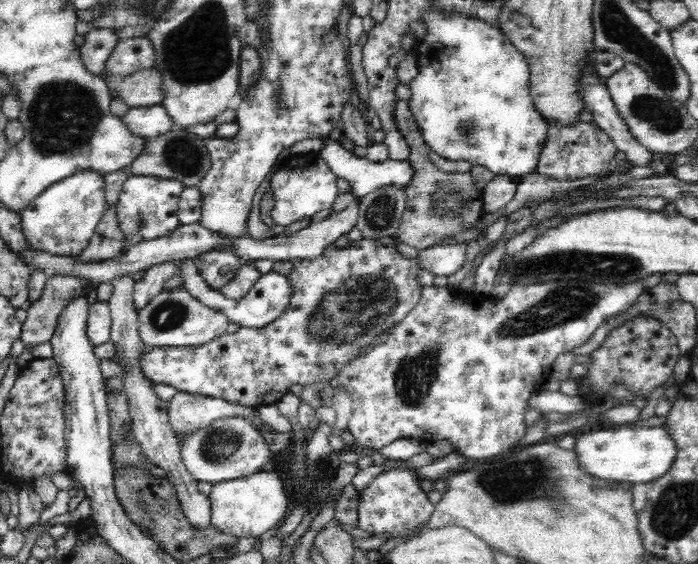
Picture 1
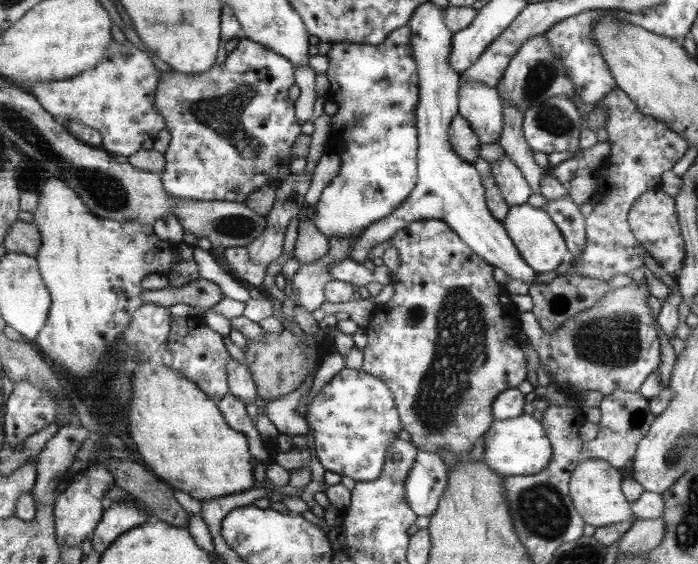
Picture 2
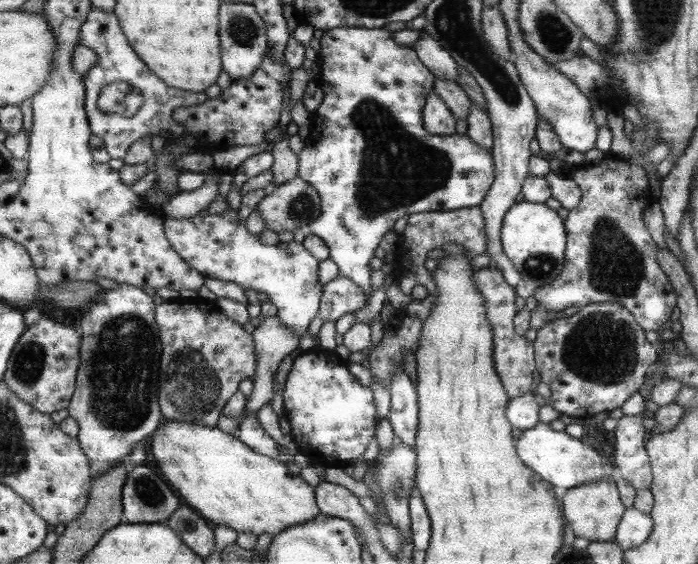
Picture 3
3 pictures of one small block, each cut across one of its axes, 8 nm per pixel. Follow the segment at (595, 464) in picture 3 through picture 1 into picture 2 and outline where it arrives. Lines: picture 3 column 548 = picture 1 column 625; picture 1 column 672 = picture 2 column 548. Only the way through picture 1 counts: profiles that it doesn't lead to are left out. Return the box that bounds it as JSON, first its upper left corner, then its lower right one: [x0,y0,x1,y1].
[482,413,551,476]

